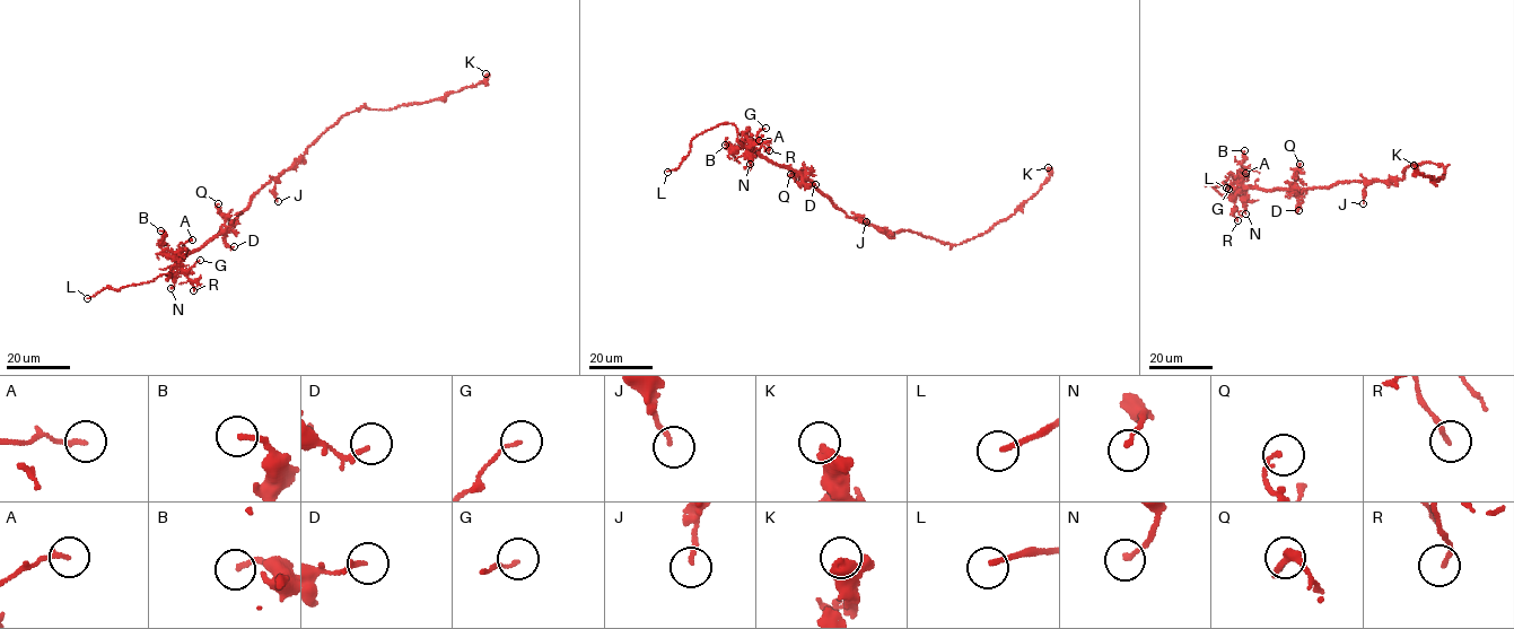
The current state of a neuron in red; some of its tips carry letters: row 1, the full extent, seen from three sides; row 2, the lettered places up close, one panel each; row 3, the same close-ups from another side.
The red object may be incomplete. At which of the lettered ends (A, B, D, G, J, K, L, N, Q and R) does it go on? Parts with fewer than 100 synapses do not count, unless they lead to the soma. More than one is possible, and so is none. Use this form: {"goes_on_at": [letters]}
{"goes_on_at": ["L"]}

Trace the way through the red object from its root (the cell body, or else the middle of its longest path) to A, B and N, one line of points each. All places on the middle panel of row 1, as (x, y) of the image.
A: (849, 217), (806, 177), (762, 158), (745, 139), (759, 140)
B: (849, 217), (796, 172), (776, 166), (749, 146), (732, 148), (725, 145)
N: (849, 217), (796, 172), (750, 151), (745, 154), (752, 159), (750, 164)

